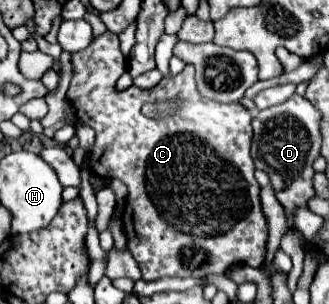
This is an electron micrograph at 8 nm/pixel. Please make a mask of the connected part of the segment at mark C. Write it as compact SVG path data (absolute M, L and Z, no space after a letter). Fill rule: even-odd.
M110 31L102 33L90 43L90 47L86 47L86 51L72 55L74 73L66 99L74 107L78 123L96 131L96 141L88 155L92 173L106 181L120 179L128 187L122 227L128 239L128 249L142 271L142 279L156 281L160 277L222 275L236 263L260 267L262 255L266 253L266 219L258 203L260 187L254 179L254 163L250 157L250 111L240 103L224 105L202 99L194 83L194 67L190 65L178 75L164 77L154 89L128 87L126 91L116 91L117 80L126 72L126 61L120 51L118 35ZM172 99L180 101L180 109L164 121L146 117L140 111L146 103Z

